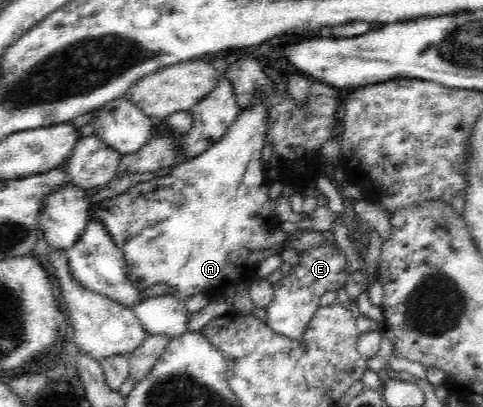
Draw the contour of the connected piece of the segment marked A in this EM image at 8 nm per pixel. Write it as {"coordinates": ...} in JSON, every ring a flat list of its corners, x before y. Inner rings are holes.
{"coordinates":[[257,95,246,108,242,108,238,112,238,116,234,118,230,128,226,130,226,134,214,142,212,146,209,146,202,154,194,156,190,160,184,160,180,164,173,167,169,175,154,178,148,182,139,182,138,184,132,184,126,192,122,192,120,196,114,196,114,198,106,198,102,202,98,202,92,205,92,216,101,220,108,231,108,235,112,237,112,240,122,249,128,276,132,279,134,286,140,291,154,284,168,284,174,288,174,294,179,298,183,299,185,296,192,296,192,294,205,294,209,297,219,298,223,291,230,286,236,286,239,282,254,281,256,275,254,270,256,266,264,260,267,256,283,255,285,257,294,257,297,252,302,252,302,250,308,250,316,244,322,244,324,240,329,236,326,233,321,232,308,232,304,230,298,230,297,233,292,234,289,239,287,239,282,230,280,229,280,222,276,218,275,214,272,212,272,204,270,203,270,195,268,189,274,182,274,180,268,177,268,166,266,166,266,161,262,159,262,150,264,146,267,145,266,135,269,125,269,118,267,106,265,105,266,99,262,95]]}

